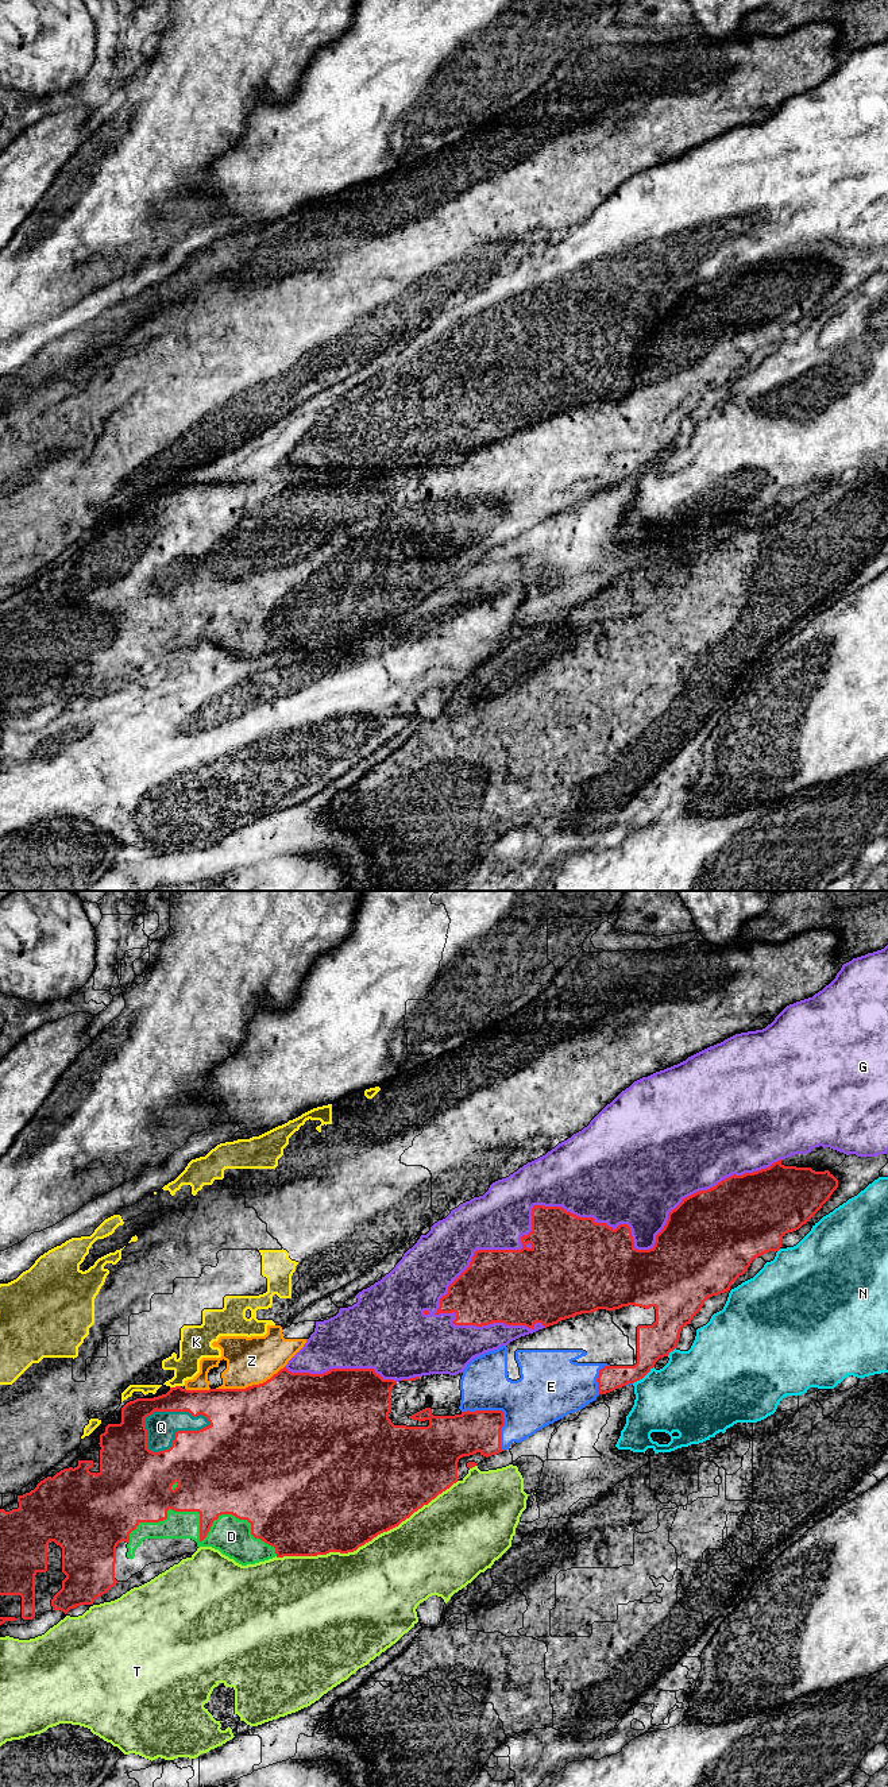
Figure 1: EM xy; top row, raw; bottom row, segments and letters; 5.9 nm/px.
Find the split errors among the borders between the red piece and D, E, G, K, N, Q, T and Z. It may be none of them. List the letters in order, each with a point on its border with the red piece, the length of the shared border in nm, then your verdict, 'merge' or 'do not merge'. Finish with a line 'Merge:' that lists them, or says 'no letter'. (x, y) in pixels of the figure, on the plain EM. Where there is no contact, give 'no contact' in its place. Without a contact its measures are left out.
D: xy (200, 629) | 900 nm | merge
E: xy (501, 504) | 340 nm | merge
G: xy (597, 316) | 2250 nm | do not merge
K: xy (176, 479) | 70 nm | do not merge
N: xy (643, 470) | 170 nm | do not merge
Q: xy (176, 527) | 420 nm | merge
T: xy (366, 635) | 1150 nm | do not merge
Z: xy (250, 479) | 440 nm | do not merge
Merge: D, E, Q

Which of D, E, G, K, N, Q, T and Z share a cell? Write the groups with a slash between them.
D E Q / G / K Z / N / T

